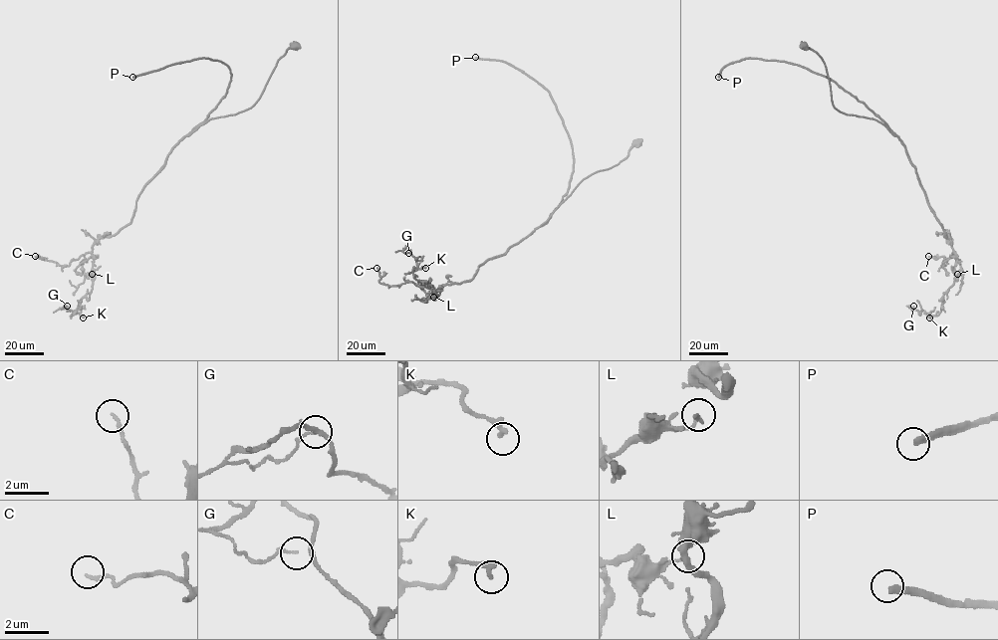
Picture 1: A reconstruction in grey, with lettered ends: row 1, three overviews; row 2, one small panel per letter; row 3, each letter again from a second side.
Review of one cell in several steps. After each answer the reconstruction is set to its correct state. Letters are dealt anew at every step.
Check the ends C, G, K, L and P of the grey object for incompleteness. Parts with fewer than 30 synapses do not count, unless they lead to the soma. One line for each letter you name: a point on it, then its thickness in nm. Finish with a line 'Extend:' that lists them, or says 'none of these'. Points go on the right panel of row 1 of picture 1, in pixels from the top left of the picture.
P: Place: (718, 77). Thickness 320 nm
Extend: P

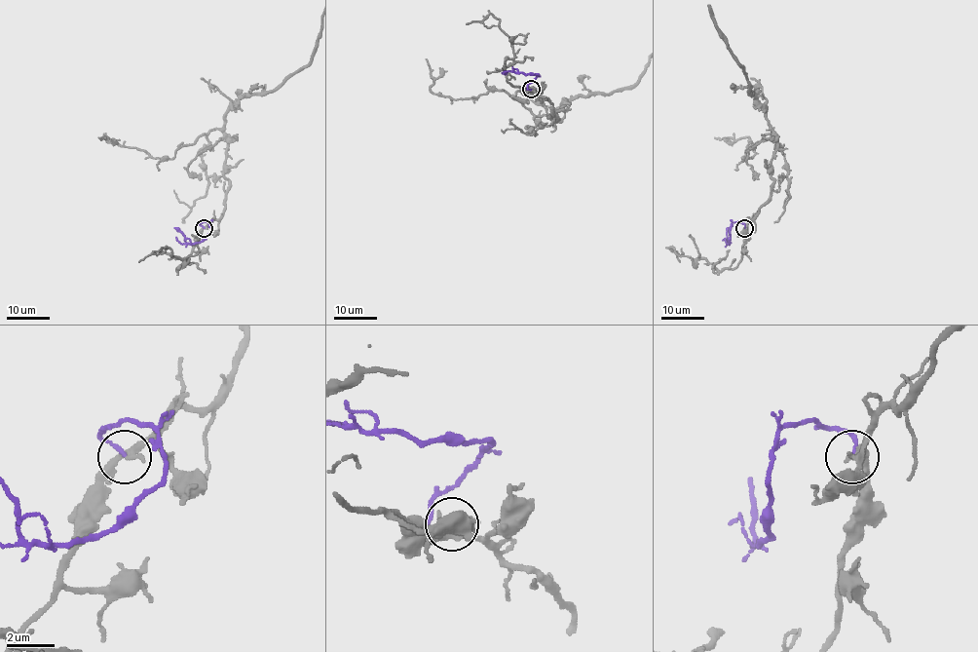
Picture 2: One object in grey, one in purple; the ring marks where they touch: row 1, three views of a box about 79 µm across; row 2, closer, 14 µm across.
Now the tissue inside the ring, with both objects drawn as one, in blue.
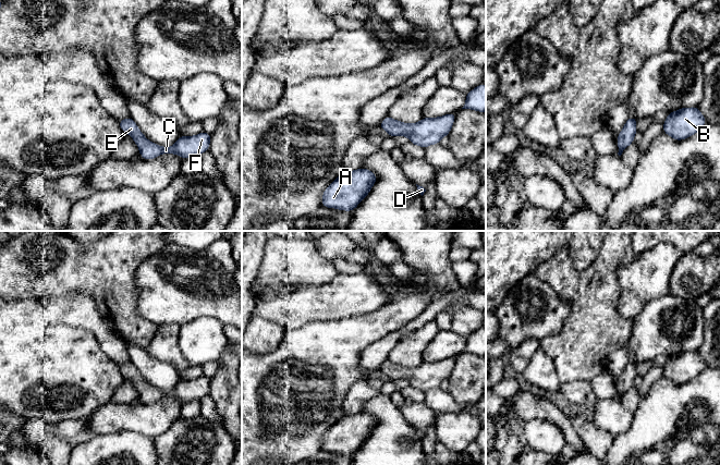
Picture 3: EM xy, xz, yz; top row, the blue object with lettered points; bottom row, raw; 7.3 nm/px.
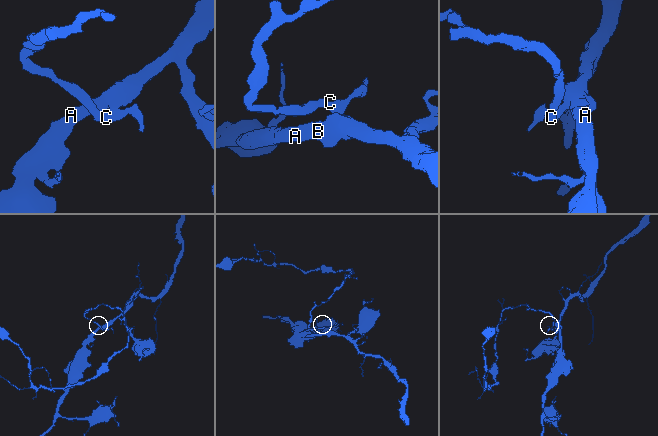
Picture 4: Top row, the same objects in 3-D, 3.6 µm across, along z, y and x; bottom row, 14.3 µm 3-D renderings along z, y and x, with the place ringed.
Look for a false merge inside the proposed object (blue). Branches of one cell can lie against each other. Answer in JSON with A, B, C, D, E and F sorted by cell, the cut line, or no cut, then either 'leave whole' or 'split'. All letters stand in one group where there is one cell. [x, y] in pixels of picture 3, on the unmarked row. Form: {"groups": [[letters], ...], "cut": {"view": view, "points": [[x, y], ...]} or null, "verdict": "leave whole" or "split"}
{"groups": [["A", "B", "C", "D", "E", "F"]], "cut": null, "verdict": "leave whole"}

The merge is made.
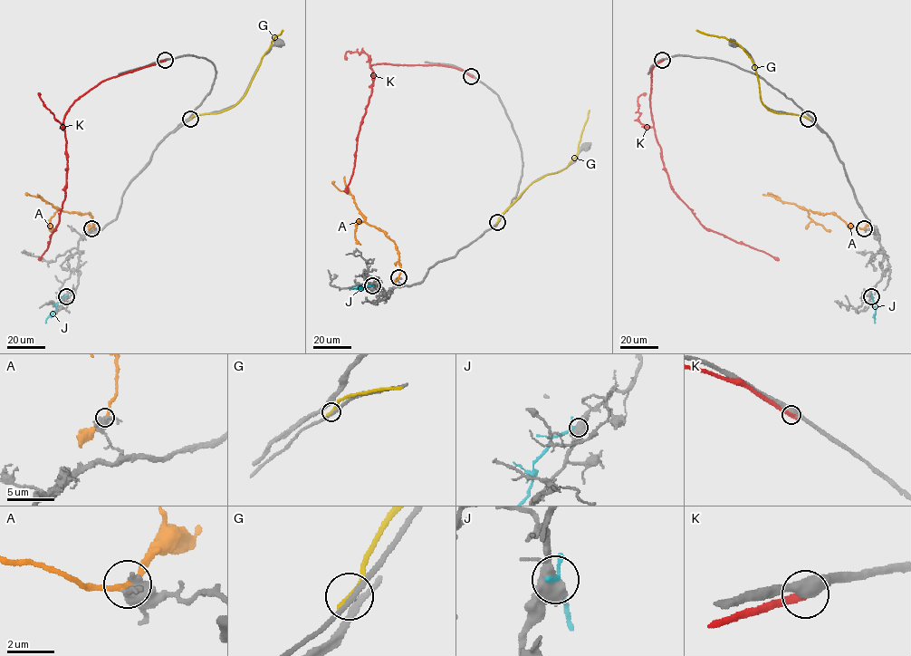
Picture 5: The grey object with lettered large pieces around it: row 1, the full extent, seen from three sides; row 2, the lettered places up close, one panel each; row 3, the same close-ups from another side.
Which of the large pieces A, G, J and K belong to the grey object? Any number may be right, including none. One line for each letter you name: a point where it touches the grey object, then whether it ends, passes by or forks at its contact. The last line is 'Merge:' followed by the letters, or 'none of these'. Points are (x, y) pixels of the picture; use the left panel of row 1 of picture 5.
A: contact (91, 228); it passes by
Merge: A

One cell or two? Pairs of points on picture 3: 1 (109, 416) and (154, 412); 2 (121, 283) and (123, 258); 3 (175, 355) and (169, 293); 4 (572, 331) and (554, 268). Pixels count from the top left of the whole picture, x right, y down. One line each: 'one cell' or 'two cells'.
1: one cell
2: one cell
3: two cells
4: one cell

